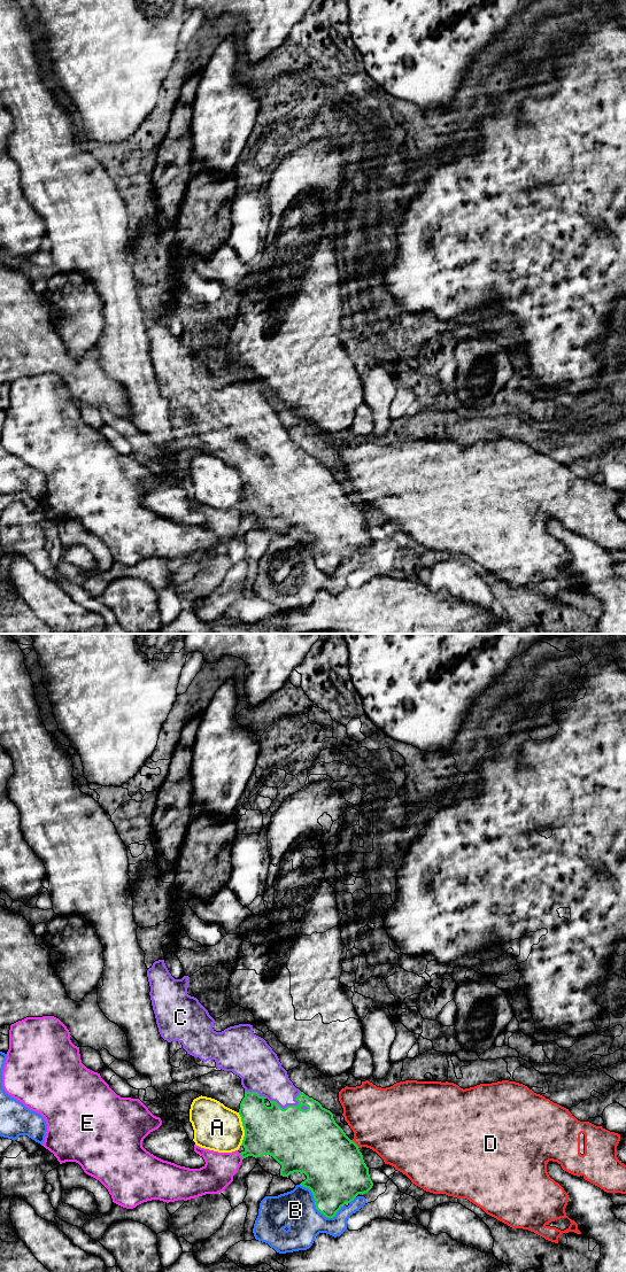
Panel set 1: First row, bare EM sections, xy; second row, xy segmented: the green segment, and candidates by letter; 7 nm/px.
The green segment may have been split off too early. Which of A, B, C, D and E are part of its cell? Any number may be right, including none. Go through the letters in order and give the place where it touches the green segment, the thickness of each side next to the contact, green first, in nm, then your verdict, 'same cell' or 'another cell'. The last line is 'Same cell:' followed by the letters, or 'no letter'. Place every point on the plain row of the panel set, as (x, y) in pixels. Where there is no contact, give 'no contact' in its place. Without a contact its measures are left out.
A: xy (244, 486) | 340/320 nm | another cell
B: xy (316, 565) | 380/280 nm | another cell
C: xy (290, 463) | 420/240 nm | same cell
D: xy (355, 501) | 420/440 nm | another cell
E: xy (241, 513) | 320/220 nm | another cell
Same cell: C

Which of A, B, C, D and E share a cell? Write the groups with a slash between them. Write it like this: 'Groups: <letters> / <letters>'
Groups: A / B / C / D / E

